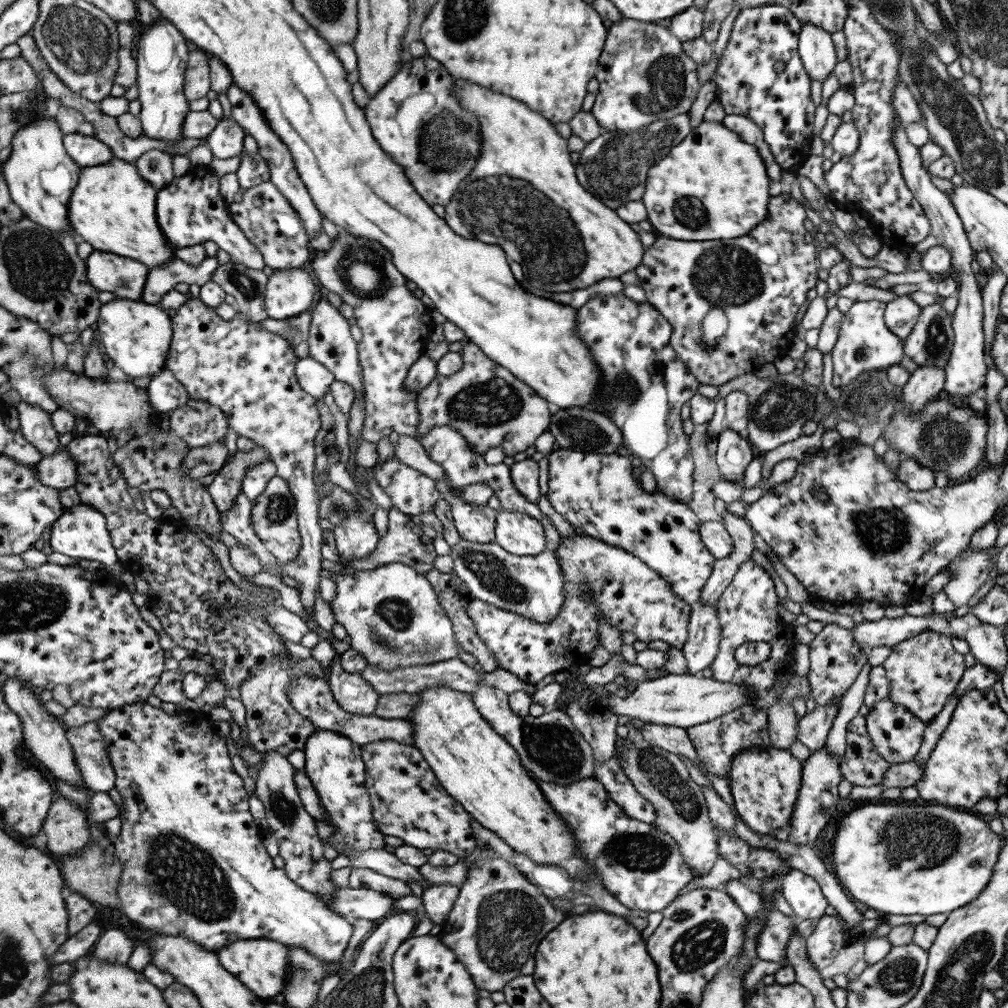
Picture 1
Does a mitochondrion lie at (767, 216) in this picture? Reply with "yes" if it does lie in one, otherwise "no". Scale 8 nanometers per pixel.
no

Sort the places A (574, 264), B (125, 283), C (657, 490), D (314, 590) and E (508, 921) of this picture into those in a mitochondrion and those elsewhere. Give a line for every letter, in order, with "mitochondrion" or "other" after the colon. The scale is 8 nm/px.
A: mitochondrion
B: mitochondrion
C: other
D: other
E: mitochondrion

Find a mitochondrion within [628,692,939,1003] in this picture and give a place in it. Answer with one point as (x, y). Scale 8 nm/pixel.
(701, 943)

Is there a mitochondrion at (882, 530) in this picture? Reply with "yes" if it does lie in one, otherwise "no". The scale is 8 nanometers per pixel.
yes

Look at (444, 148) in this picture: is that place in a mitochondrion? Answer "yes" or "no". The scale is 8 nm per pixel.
yes

